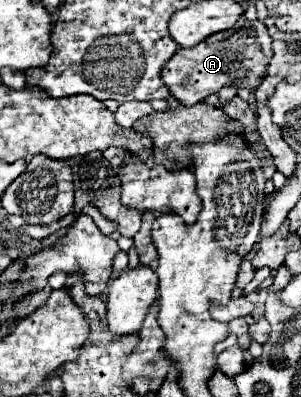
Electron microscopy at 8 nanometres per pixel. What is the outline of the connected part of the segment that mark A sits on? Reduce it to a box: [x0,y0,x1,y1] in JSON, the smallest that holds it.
[161,20,273,106]

